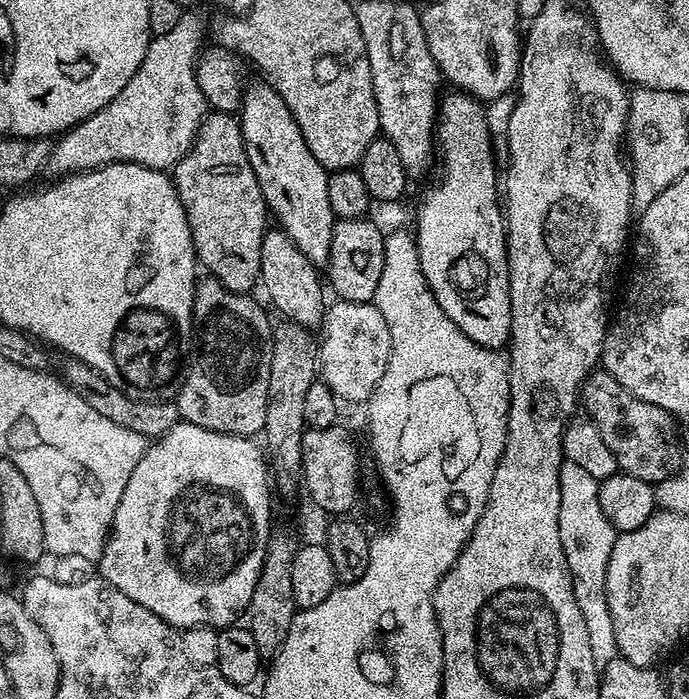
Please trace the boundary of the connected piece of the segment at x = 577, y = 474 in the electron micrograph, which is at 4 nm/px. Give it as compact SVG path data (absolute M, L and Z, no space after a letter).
M565 459L560 466L560 493L562 502L558 510L558 530L562 538L562 550L568 563L568 577L572 580L574 598L586 622L586 638L590 638L590 654L598 666L603 666L618 653L614 638L614 622L610 618L610 606L606 602L606 566L610 562L610 550L618 535L616 527L602 514L598 506L600 481L582 470L573 460Z

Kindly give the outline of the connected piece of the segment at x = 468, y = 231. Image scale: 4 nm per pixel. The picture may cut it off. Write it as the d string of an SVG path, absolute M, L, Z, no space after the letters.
M467 94L452 95L456 96L443 97L438 113L440 132L443 132L445 142L444 177L425 194L416 212L416 249L420 255L422 274L446 315L458 325L462 334L468 335L476 344L500 350L512 335L512 299L506 216L498 203L498 176L496 180L496 164L492 161L494 137L488 130L488 118L481 101Z

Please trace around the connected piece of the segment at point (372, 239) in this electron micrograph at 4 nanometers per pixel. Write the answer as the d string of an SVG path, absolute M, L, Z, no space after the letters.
M365 218L362 220L337 220L336 225L334 226L334 238L330 238L330 258L326 265L326 271L328 271L328 276L326 272L326 280L330 285L332 283L332 288L337 293L335 294L339 299L349 300L355 304L366 304L372 301L375 301L376 291L378 290L378 278L382 278L382 262L384 261L384 238L385 233L383 231L379 232L374 225L371 224L371 219Z

